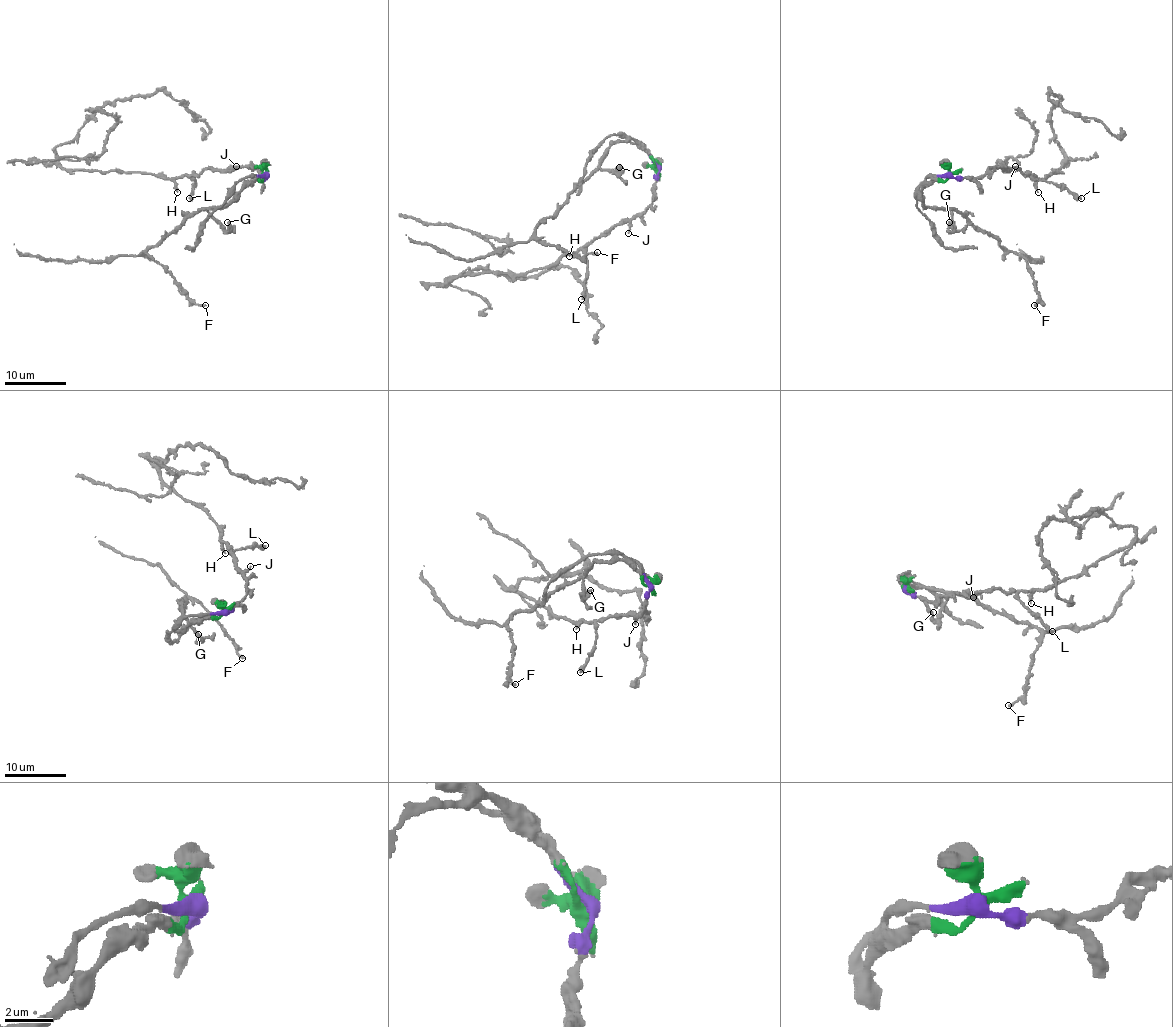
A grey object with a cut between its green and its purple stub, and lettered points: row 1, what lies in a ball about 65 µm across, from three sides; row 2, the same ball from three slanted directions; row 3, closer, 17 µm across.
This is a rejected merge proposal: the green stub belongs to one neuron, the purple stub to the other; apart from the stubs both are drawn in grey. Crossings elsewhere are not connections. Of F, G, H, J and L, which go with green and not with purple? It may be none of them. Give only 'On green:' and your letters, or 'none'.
On green: F, G

